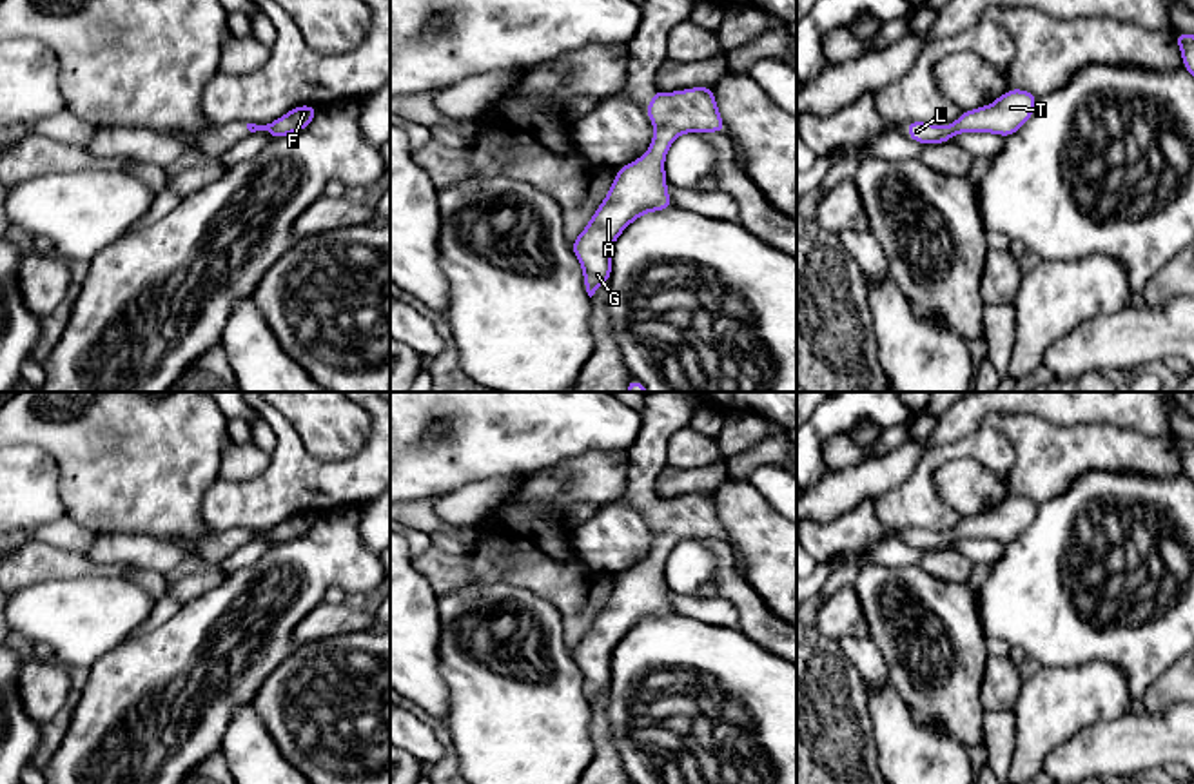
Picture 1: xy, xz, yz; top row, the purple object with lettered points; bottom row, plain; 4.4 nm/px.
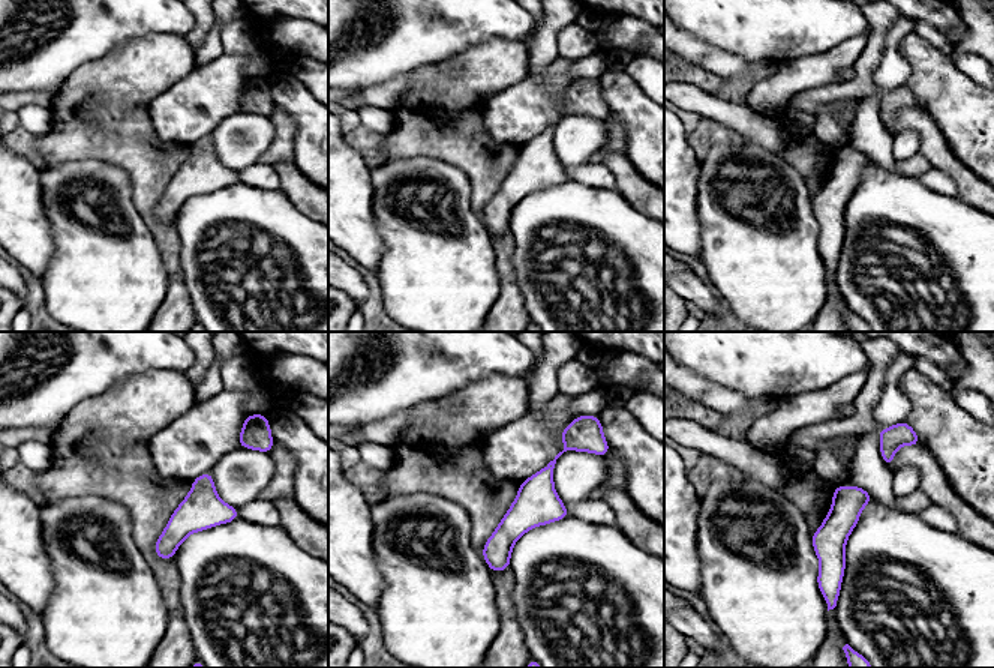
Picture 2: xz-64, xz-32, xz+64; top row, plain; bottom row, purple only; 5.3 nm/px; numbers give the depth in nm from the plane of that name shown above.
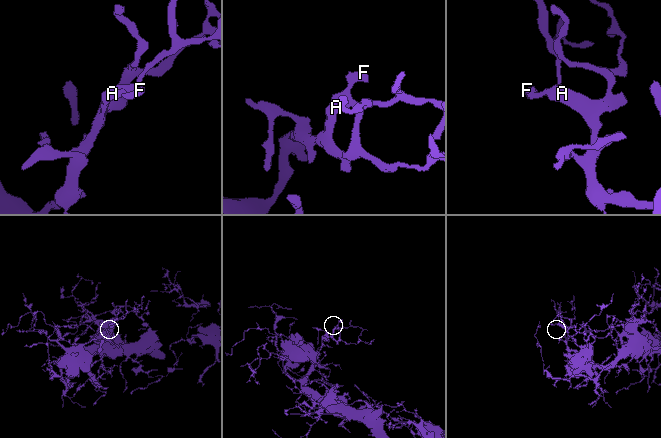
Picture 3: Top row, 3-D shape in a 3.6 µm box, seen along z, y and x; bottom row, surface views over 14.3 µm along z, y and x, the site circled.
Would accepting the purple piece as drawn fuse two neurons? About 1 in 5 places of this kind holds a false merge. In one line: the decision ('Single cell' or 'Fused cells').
Single cell

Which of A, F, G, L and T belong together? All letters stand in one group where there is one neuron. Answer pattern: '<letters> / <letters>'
A F G L T

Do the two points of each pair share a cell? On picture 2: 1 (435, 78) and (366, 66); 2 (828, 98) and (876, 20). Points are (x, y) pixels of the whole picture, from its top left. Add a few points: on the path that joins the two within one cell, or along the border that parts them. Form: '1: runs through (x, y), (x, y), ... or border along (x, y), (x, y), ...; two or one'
1: border along (444, 59), (422, 63), (411, 71); two
2: runs through (850, 87), (864, 74), (876, 42); one

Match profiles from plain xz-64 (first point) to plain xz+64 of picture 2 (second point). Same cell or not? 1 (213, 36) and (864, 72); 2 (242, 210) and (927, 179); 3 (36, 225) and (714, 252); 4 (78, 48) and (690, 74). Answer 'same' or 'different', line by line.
1: same
2: different
3: different
4: different

